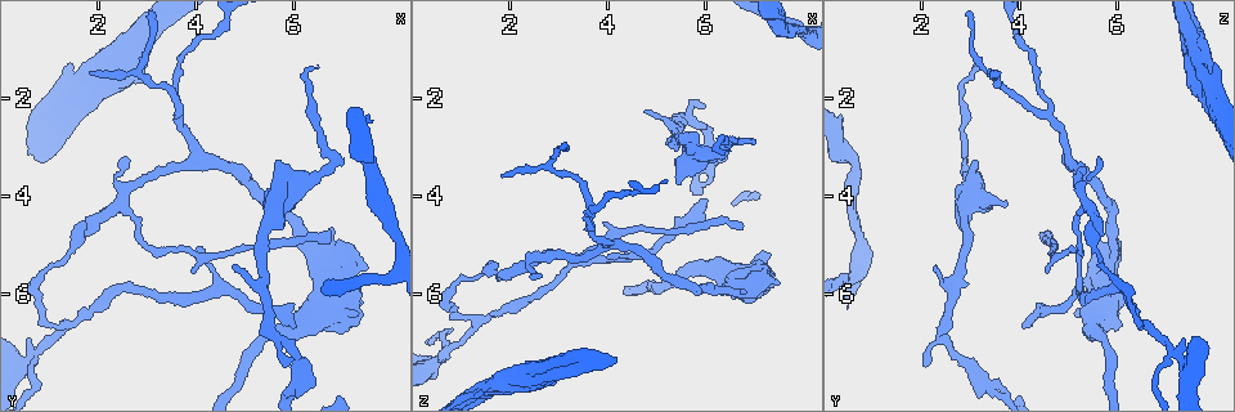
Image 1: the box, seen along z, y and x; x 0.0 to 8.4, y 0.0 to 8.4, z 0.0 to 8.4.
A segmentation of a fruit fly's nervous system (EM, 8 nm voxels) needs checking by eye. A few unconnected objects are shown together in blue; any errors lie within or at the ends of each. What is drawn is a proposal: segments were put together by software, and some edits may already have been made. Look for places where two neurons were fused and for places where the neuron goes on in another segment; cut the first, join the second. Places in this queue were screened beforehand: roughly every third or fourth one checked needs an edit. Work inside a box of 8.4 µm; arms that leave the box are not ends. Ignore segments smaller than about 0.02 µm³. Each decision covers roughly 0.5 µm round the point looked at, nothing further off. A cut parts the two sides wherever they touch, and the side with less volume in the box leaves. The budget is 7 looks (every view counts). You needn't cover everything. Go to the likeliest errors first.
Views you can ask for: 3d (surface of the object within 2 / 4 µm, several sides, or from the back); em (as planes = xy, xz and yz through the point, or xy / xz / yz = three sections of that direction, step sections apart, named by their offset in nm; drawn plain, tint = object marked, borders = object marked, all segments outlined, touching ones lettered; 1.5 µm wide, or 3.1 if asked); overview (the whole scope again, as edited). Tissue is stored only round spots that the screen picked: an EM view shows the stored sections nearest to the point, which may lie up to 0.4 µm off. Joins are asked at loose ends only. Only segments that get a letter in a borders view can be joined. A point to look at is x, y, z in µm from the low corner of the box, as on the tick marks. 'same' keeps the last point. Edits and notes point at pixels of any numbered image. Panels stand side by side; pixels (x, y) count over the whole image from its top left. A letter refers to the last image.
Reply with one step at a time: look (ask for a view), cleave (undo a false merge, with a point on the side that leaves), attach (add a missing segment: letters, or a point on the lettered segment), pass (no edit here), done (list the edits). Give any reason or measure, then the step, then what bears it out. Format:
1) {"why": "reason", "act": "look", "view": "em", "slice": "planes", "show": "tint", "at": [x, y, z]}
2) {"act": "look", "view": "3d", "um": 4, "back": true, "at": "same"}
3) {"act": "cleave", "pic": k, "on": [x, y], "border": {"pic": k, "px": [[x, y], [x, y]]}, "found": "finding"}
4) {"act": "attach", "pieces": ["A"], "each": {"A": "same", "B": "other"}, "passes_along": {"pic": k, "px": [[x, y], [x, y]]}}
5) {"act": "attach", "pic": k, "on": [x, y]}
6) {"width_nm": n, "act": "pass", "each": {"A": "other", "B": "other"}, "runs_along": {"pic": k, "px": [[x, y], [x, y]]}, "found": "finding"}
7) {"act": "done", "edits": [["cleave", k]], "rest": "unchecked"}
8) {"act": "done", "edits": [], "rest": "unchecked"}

{"act": "look", "view": "em", "slice": "planes", "show": "tint", "at": [0.55, 7.35, 7.35]}

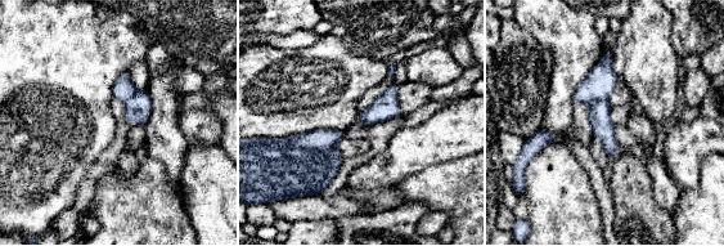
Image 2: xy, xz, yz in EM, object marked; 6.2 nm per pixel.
{"act": "look", "view": "em", "slice": "planes", "show": "borders", "at": "same"}

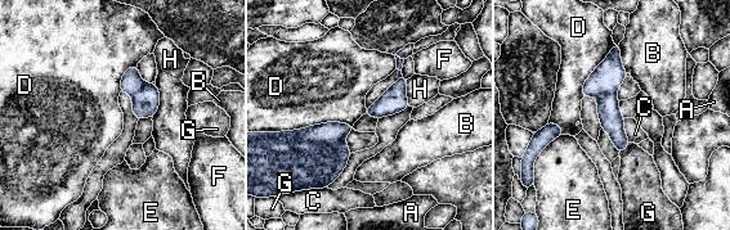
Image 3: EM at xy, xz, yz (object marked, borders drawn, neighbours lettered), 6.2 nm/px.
{"longest_contact_nm": ["D", 440], "act": "cleave", "pic": 3, "on": [612, 121], "each": {"A": "other", "B": "other", "C": "other", "D": "other", "E": "other", "F": "other", "G": "other", "H": "other"}, "found": "two neurons meet here"}

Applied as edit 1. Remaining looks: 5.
{"act": "look", "view": "overview"}

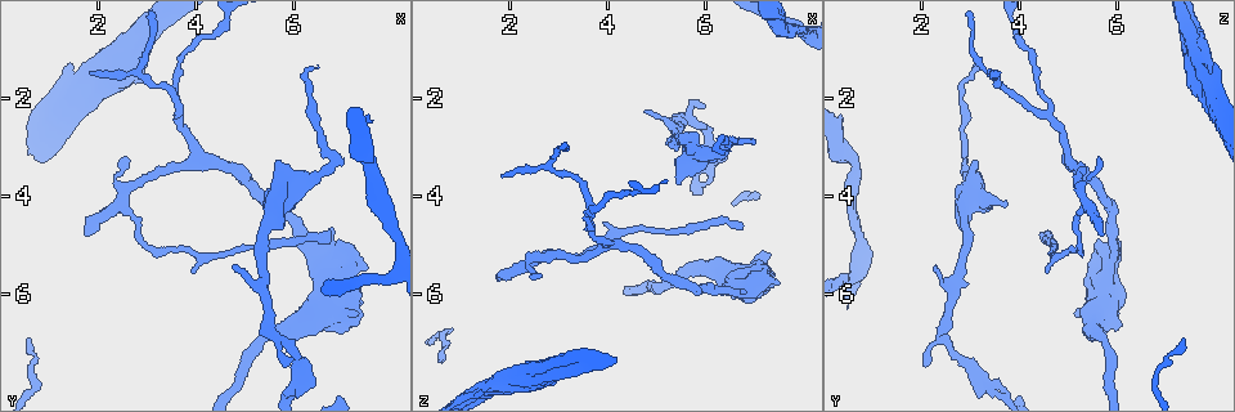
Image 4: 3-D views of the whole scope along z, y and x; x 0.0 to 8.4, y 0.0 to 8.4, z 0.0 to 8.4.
{"why": "calibre changes", "act": "look", "view": "em", "slice": "yz", "step": 8, "show": "borders", "at": [6.05, 7.35, 2.80]}

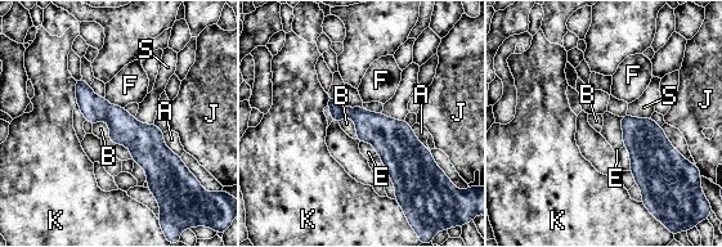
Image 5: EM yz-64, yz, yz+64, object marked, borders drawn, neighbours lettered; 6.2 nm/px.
{"act": "pass", "each": {"A": "other", "B": "other", "E": "other", "F": "other", "J": "other", "K": "other", "S": "other"}, "found": "all the same neuron"}

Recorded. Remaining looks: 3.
{"why": "thick turns thin", "act": "look", "view": "em", "slice": "planes", "show": "tint", "at": [7.45, 3.20, 0.55]}

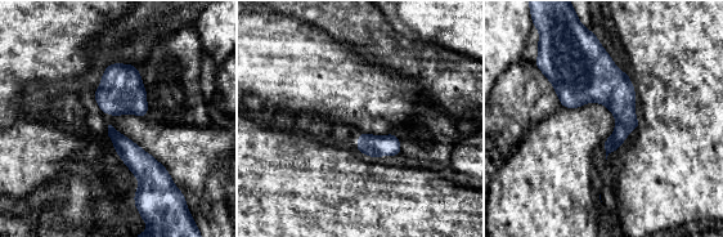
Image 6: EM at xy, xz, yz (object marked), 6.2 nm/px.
{"act": "look", "view": "em", "slice": "planes", "show": "borders", "at": "same"}

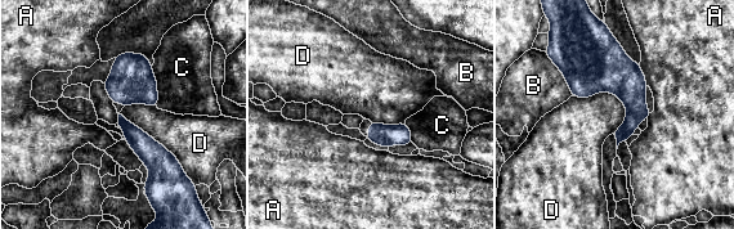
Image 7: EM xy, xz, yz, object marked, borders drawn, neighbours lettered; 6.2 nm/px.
{"width_nm": 280, "act": "pass", "each": {"A": "other", "B": "other", "C": "other", "D": "other"}, "border": {"pic": 7, "px": [[573, 95], [611, 91], [626, 119]]}, "found": "one neuron here"}

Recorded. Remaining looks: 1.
{"act": "done", "edits": [["cleave", 3]], "rest": "unchecked"}

